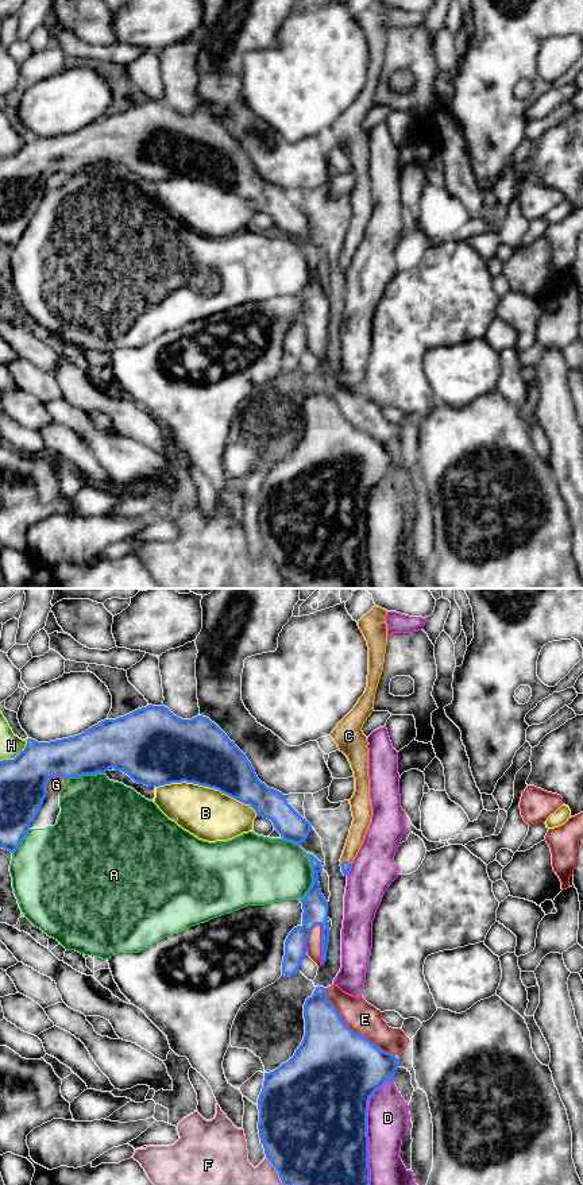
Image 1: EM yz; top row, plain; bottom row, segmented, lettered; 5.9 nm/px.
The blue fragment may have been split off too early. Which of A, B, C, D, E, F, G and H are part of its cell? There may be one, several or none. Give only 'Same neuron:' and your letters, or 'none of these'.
Same neuron: C, E

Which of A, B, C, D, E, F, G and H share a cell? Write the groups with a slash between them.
A / B / C E / D / F / G / H

